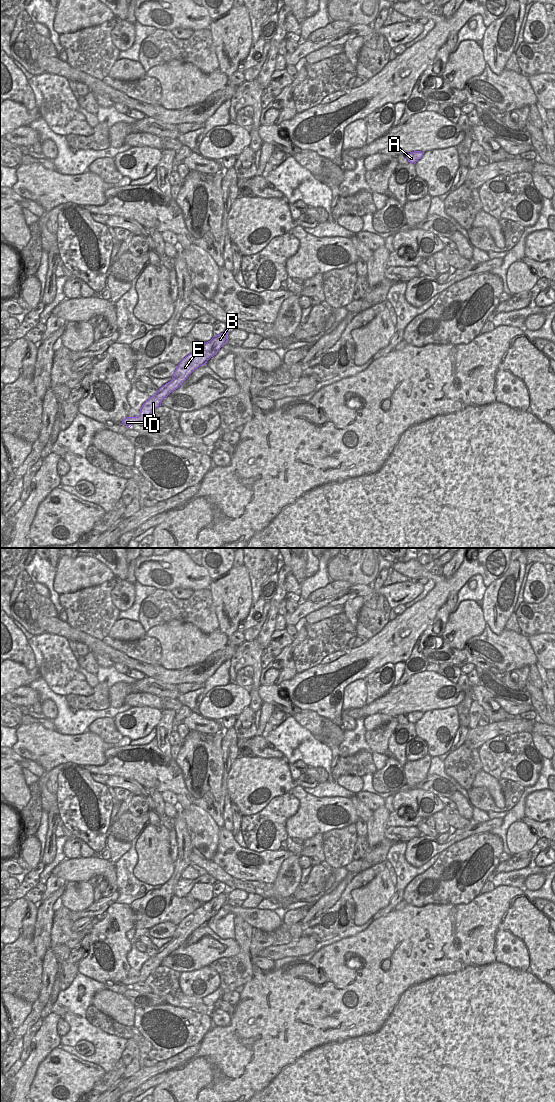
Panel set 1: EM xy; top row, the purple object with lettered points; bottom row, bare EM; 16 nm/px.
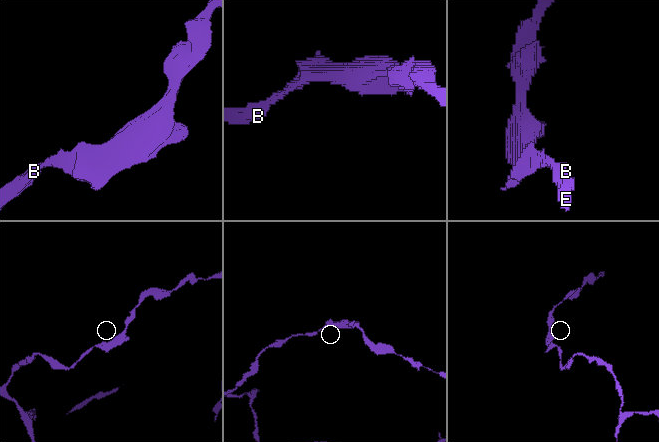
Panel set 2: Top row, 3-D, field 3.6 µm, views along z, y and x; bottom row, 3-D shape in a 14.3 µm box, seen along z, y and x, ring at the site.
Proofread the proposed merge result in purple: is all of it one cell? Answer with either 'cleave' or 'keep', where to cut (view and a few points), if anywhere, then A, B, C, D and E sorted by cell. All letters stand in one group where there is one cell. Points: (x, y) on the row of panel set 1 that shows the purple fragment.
keep | no cut | A B C D E

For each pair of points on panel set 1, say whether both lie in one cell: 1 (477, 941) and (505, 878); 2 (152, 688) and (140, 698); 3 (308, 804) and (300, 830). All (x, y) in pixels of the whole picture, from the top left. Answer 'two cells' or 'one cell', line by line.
1: two cells
2: two cells
3: one cell

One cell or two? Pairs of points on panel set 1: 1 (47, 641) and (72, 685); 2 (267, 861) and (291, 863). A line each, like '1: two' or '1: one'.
1: one
2: two

